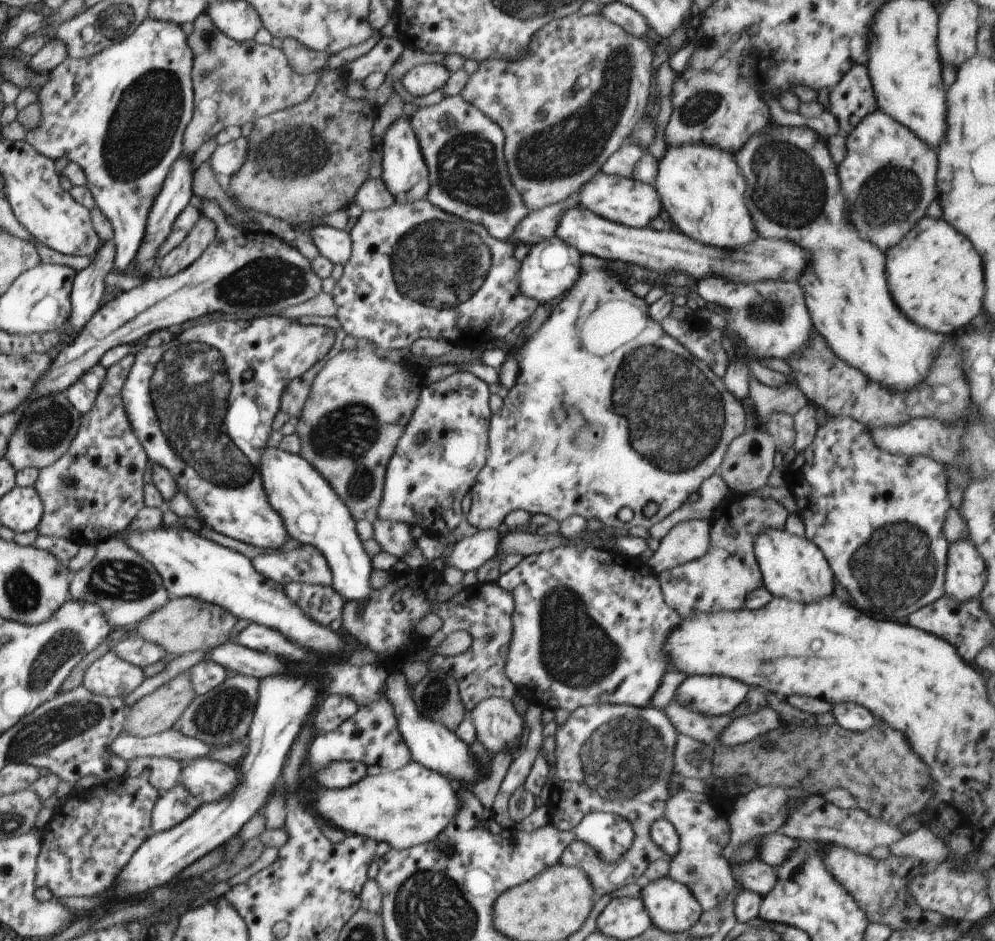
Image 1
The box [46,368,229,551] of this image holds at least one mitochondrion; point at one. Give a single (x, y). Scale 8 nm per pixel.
(69, 483)

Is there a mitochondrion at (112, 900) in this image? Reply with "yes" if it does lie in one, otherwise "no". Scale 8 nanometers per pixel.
no

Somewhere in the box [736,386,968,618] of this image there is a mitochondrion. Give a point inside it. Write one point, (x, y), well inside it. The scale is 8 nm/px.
(898, 558)

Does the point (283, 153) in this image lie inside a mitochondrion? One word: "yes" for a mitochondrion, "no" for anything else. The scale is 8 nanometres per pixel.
yes

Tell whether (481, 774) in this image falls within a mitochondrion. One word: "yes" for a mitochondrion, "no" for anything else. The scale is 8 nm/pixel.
no

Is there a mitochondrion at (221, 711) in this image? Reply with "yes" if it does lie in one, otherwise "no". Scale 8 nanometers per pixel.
yes

